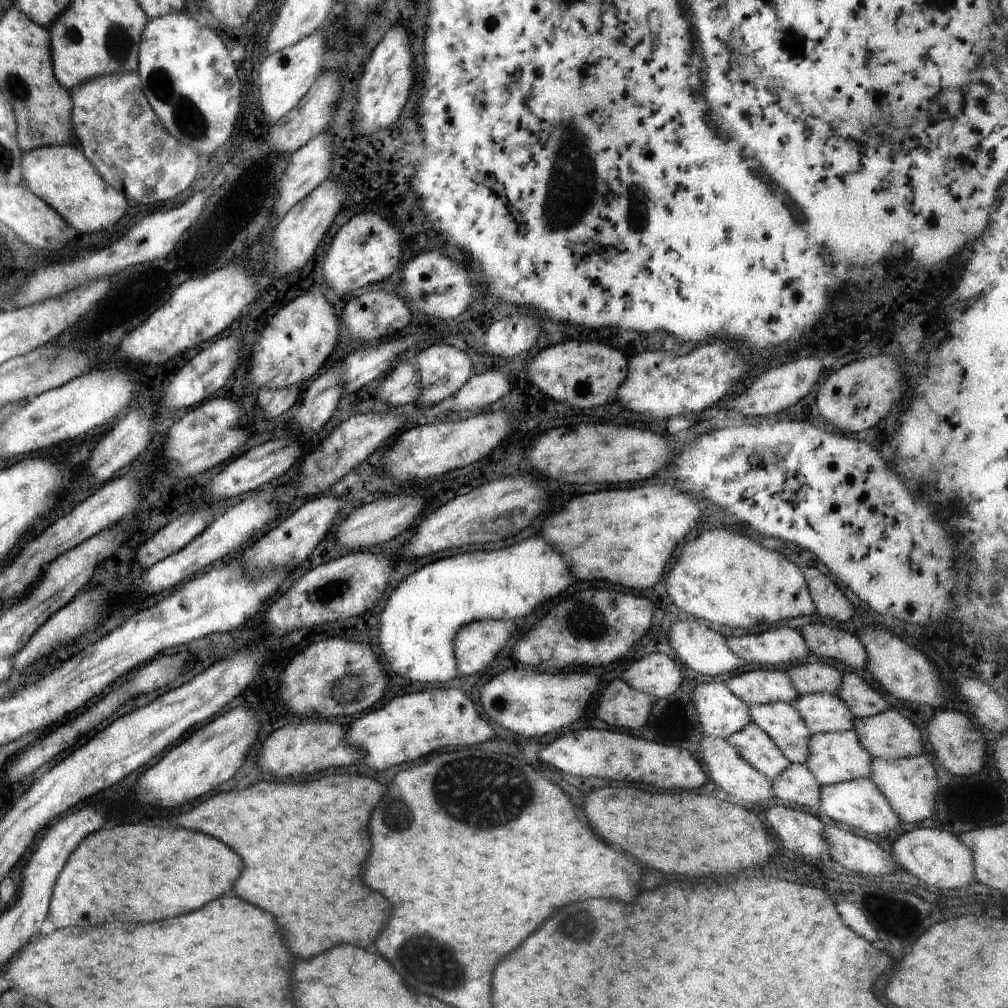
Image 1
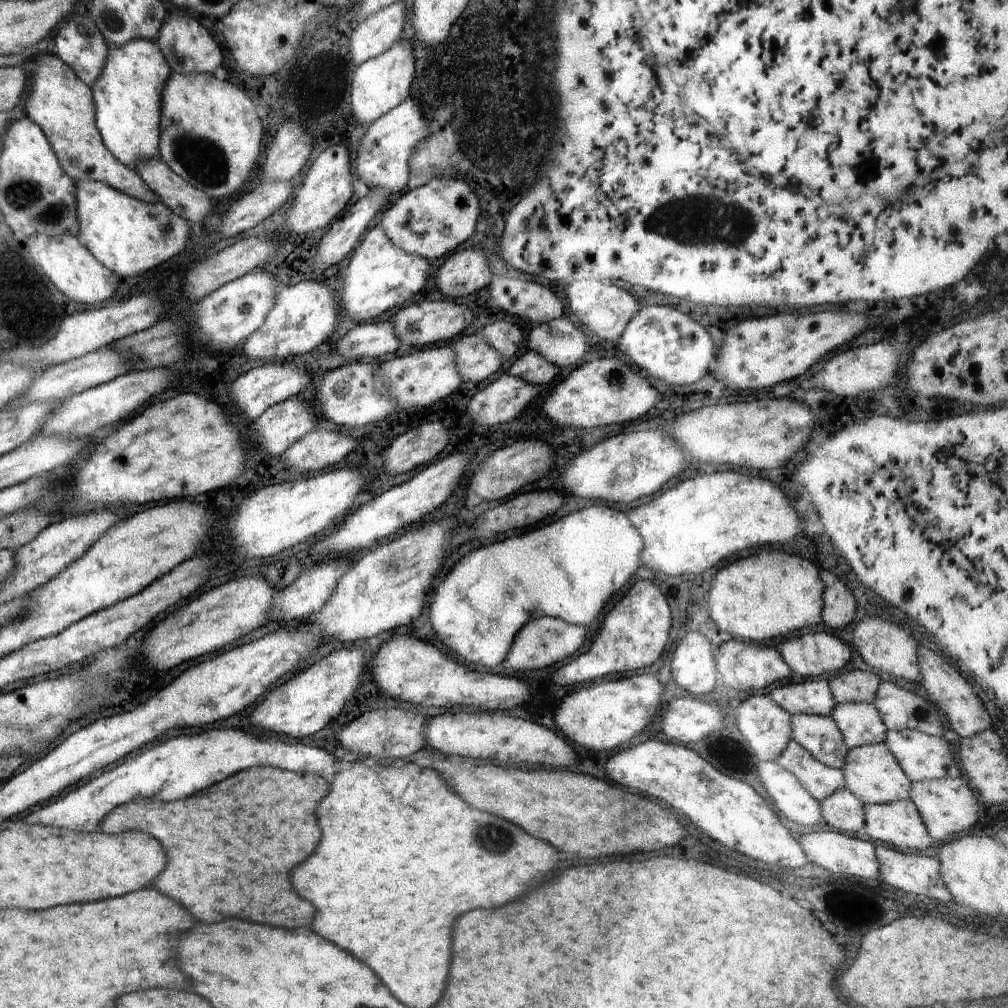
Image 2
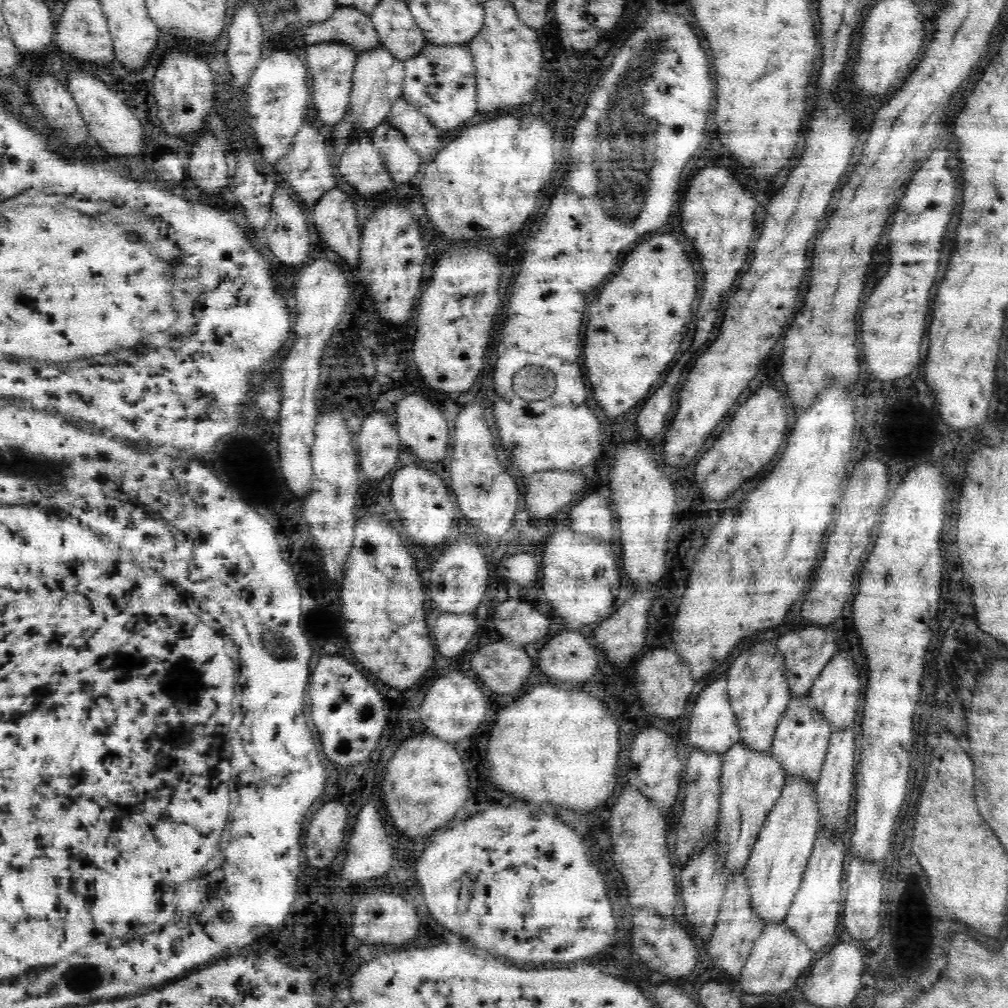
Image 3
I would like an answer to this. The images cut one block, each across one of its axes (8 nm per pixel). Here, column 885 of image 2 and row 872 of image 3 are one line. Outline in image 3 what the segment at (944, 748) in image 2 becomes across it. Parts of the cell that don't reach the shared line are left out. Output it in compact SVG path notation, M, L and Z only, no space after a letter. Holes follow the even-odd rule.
M742 868L742 872L736 872L727 879L724 898L721 902L720 912L718 912L718 920L714 924L714 932L712 932L706 946L708 946L708 954L710 954L712 964L726 972L728 976L732 976L732 980L738 981L742 968L750 956L754 941L760 936L765 924L751 907L745 869Z

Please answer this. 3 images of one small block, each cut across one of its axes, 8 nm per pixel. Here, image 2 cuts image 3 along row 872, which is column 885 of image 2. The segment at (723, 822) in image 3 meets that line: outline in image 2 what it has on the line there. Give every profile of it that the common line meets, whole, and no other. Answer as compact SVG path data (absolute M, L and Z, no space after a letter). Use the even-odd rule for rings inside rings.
M840 703L834 707L831 717L842 731L844 742L849 749L864 745L884 743L887 728L874 703Z

